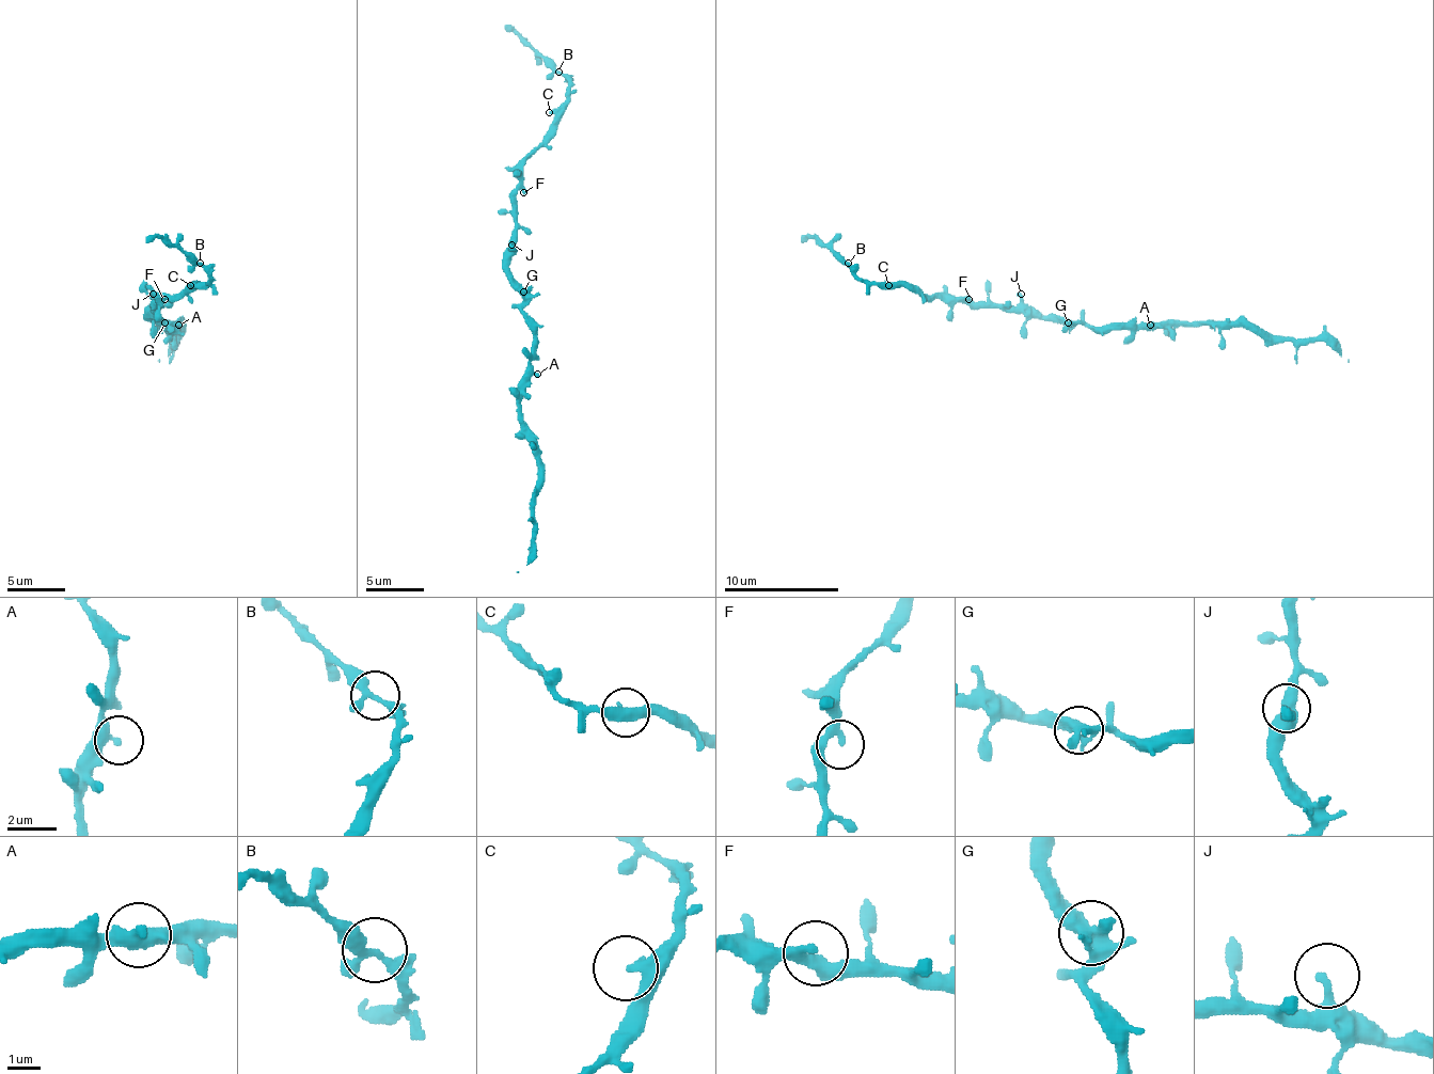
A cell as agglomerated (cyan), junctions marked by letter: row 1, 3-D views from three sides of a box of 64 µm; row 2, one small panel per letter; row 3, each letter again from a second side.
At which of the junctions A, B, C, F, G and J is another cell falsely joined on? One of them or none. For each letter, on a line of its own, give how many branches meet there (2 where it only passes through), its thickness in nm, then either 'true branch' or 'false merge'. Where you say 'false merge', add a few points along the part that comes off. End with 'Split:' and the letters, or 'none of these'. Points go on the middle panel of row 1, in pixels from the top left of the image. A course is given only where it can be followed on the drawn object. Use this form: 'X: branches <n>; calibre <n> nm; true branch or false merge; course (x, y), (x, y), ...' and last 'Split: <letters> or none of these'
A: branches 2; calibre 360 nm; true branch
B: branches 3; calibre 240 nm; true branch
C: branches 2; calibre 280 nm; true branch
F: branches 2; calibre 240 nm; true branch
G: branches 3; calibre 400 nm; true branch
J: branches 1; calibre 280 nm; true branch
Split: none of these

